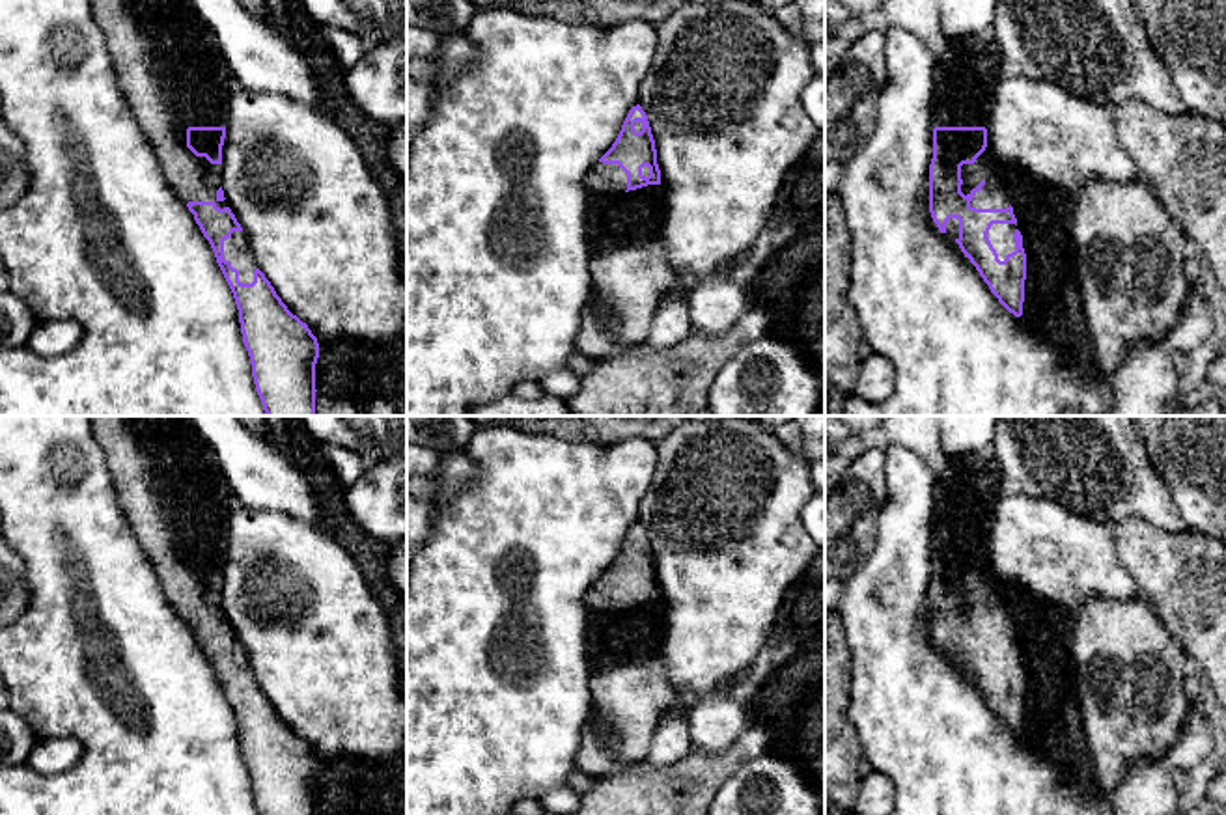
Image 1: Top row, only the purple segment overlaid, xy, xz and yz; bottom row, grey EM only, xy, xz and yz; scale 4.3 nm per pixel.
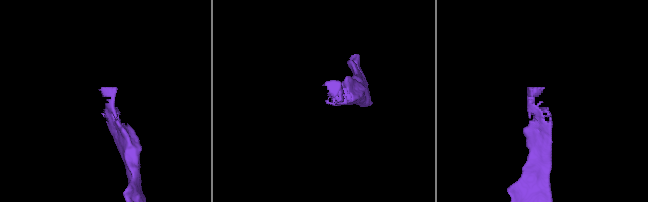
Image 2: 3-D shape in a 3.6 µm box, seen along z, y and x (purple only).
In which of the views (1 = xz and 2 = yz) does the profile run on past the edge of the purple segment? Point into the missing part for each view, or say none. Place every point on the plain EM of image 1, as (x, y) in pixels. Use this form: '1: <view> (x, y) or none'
1: xz (605, 595)
2: yz (963, 497)

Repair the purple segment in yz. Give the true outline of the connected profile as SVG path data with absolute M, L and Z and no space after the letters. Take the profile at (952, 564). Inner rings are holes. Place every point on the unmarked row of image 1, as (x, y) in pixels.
M982 455L963 464L946 463L946 470L937 476L929 630L939 649L959 662L998 720L1010 731L1021 735L1026 698L1023 653L1013 632L1008 597L985 571L995 470L995 459Z

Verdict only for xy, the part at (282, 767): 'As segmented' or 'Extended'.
Extended

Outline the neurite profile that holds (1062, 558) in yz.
M1024 494L996 498L987 522L987 571L1008 597L1013 589L1073 617L1092 601L1127 601L1138 597L1133 576L1114 546L1114 528L1079 515L1056 502Z

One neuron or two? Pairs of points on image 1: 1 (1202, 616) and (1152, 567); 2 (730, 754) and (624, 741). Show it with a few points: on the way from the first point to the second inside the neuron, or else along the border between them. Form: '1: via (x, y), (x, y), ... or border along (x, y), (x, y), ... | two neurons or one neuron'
1: via (1189, 603), (1165, 579) | one neuron
2: border along (644, 759), (603, 776) | two neurons

